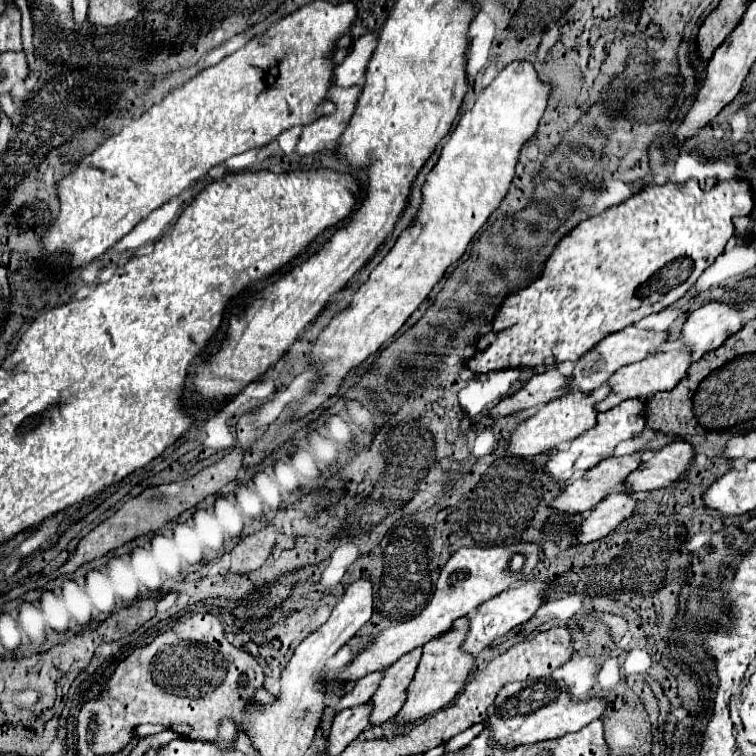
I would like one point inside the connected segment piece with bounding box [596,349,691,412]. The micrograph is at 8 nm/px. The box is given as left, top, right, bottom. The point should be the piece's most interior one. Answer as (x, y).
(659, 372)

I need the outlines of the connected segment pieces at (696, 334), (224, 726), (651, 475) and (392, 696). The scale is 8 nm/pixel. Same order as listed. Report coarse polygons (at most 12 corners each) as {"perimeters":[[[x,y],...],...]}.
{"perimeters":[[[707,303],[687,317],[679,339],[693,359],[741,327],[737,309]],[[223,719],[219,723],[217,747],[233,749],[237,723]],[[685,441],[647,455],[625,479],[627,493],[669,487],[693,463]],[[413,649],[385,671],[369,727],[383,725],[401,709],[419,665]]]}

